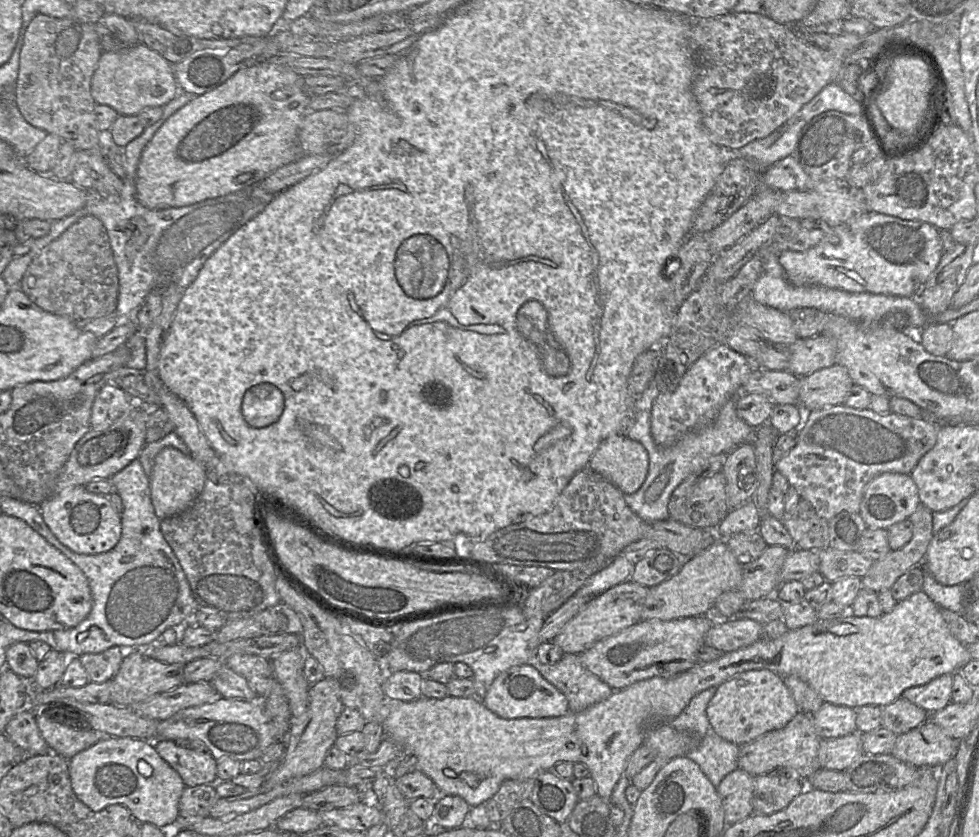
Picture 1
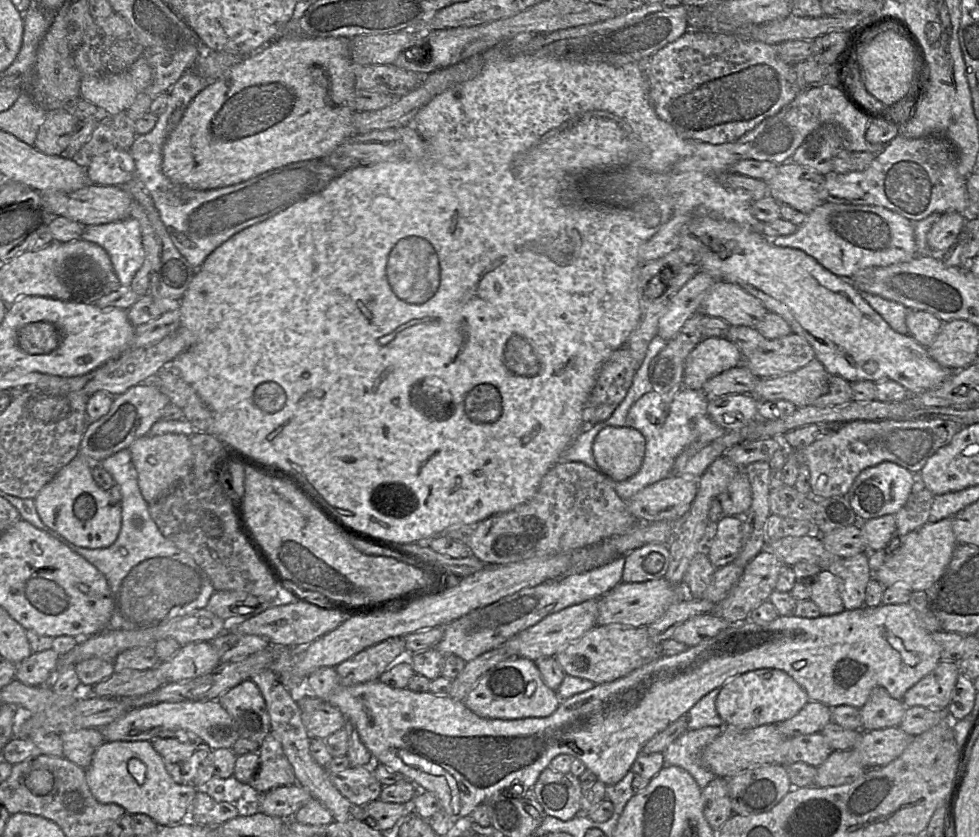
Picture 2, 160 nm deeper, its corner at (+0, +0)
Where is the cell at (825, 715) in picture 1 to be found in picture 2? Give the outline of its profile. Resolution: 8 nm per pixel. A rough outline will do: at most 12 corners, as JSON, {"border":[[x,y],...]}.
{"border":[[809,701],[777,726],[786,738],[821,732],[830,707]]}

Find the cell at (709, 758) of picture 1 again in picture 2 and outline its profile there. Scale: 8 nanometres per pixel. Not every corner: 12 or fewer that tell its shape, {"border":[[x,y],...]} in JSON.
{"border":[[723,727],[687,730],[664,751],[703,790],[716,776],[701,760]]}

